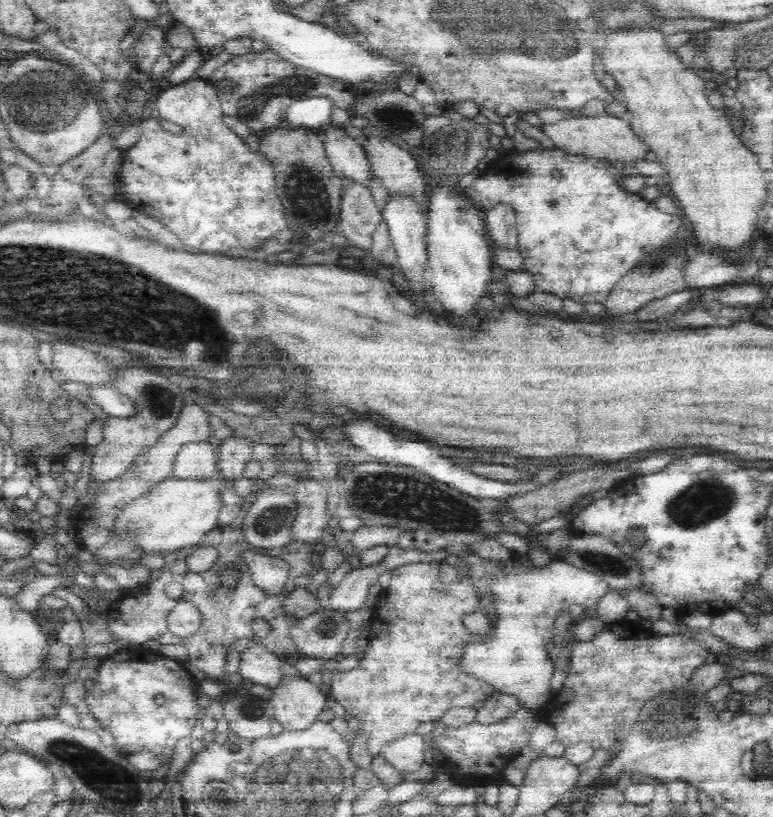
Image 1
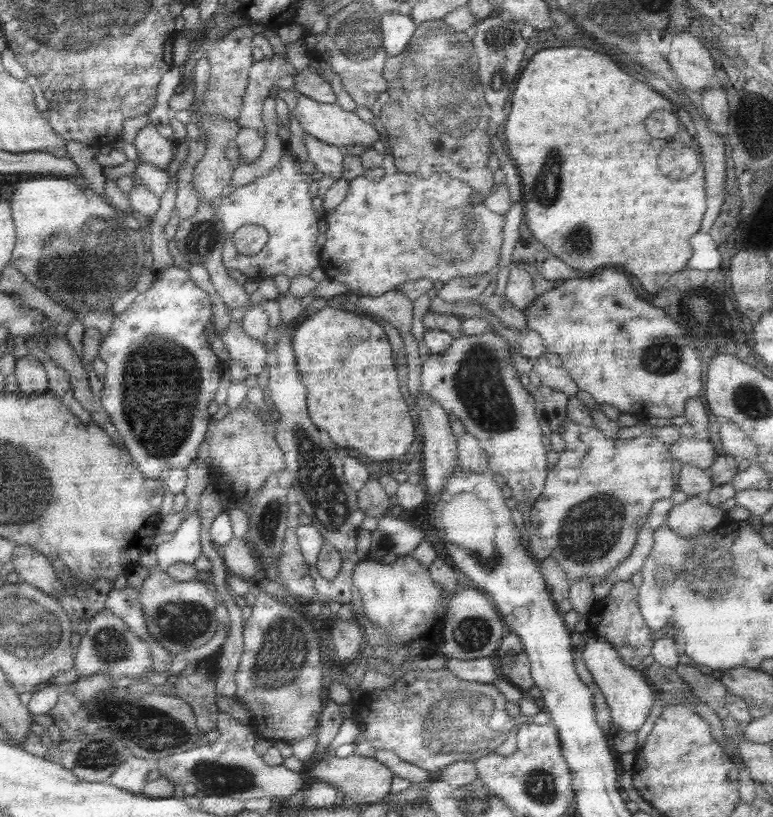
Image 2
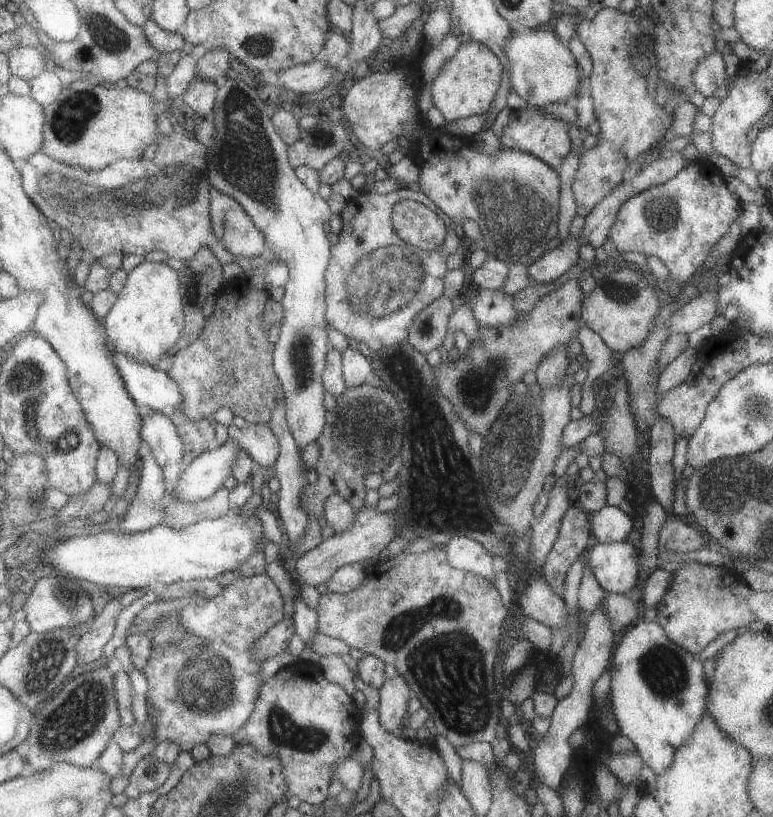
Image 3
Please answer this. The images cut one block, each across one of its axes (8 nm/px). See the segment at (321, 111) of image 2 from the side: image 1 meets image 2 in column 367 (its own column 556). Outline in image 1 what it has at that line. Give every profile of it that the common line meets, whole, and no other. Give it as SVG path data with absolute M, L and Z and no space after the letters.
M612 114L608 116L598 116L598 118L570 118L570 120L560 120L554 126L544 128L546 136L556 144L558 150L564 150L572 156L582 156L582 158L596 158L596 160L610 160L616 164L628 164L636 166L640 162L646 162L646 154L650 148L632 132L632 124L626 118L614 118Z

